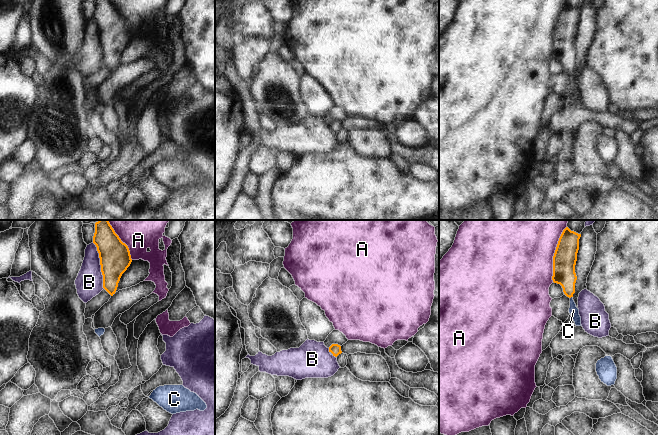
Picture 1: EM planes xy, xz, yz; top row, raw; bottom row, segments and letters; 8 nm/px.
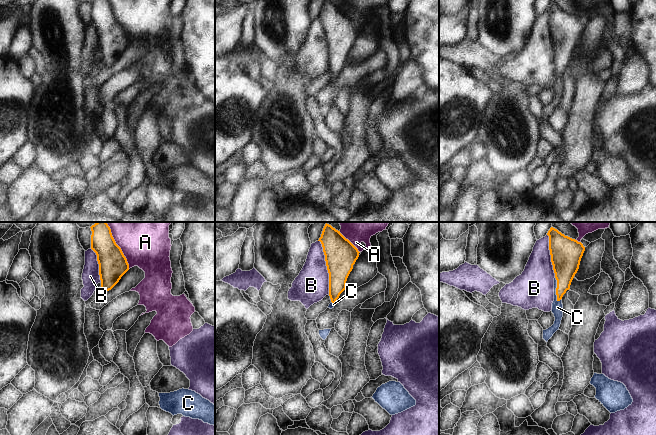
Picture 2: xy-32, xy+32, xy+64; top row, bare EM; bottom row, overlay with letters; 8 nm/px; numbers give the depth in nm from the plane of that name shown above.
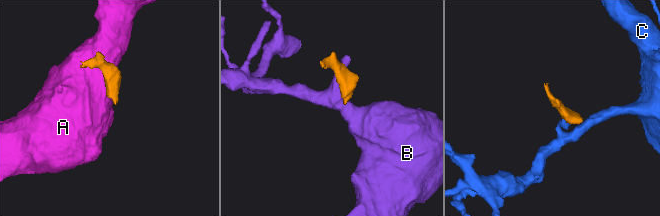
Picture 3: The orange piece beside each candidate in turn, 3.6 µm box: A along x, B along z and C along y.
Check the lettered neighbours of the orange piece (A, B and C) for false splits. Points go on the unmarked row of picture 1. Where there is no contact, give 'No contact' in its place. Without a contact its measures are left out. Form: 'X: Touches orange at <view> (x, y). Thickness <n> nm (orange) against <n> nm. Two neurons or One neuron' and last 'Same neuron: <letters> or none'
A: Touches orange at yz (554, 30). Thickness 190 nm (orange) against 480 nm. Two neurons
B: Touches orange at xy (100, 40). Thickness 240 nm (orange) against 220 nm. Two neurons
C: Touches orange at yz (571, 72). Thickness 180 nm (orange) against 80 nm. One neuron
Same neuron: C.

